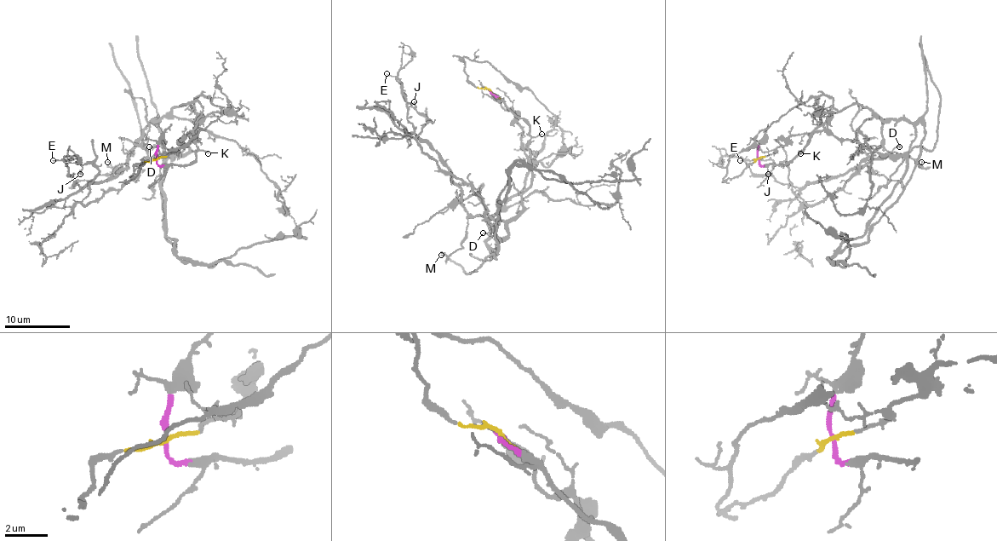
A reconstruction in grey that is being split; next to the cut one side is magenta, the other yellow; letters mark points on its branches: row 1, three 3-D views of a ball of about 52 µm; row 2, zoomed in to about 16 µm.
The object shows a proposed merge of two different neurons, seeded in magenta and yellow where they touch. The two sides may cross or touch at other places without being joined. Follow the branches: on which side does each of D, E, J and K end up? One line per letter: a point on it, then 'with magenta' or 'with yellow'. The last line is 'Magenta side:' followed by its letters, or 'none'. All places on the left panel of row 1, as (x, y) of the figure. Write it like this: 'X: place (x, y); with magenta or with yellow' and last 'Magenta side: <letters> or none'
D: place (149, 146); with yellow
E: place (53, 160); with yellow
J: place (80, 174); with yellow
K: place (208, 153); with magenta
Magenta side: K

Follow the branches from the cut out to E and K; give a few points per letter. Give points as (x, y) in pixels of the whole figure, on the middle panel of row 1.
E: (489, 91), (513, 112), (531, 173), (507, 220), (494, 220), (422, 150), (416, 135), (432, 122), (386, 73)
K: (489, 91), (522, 119), (533, 137), (541, 134)

